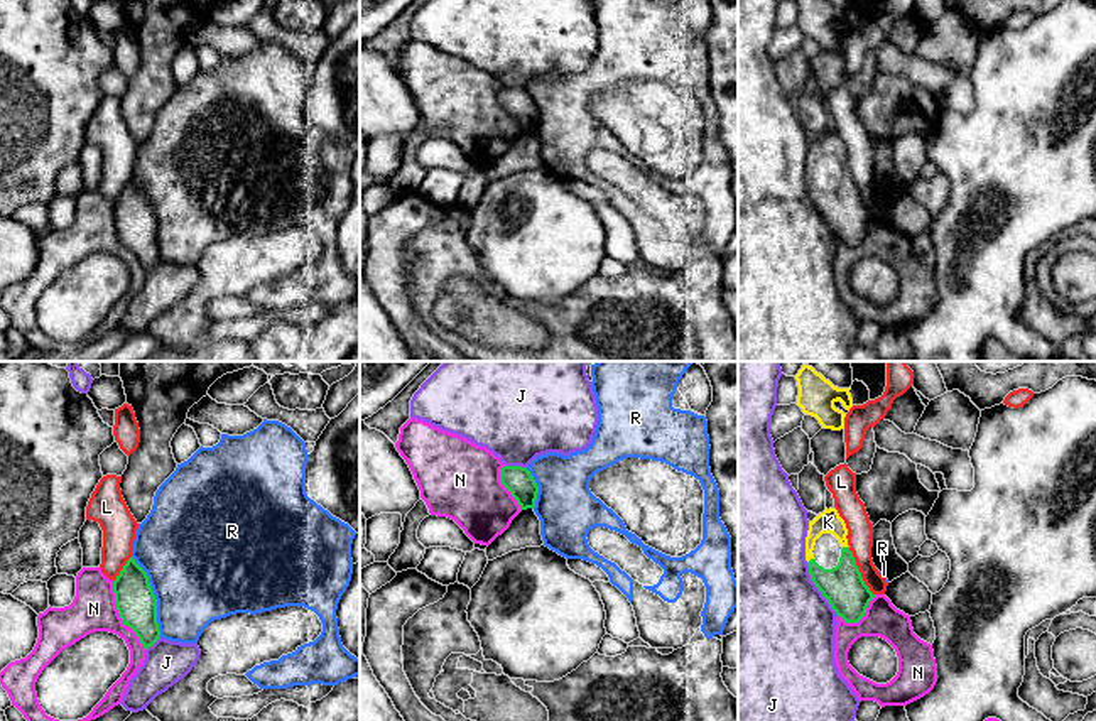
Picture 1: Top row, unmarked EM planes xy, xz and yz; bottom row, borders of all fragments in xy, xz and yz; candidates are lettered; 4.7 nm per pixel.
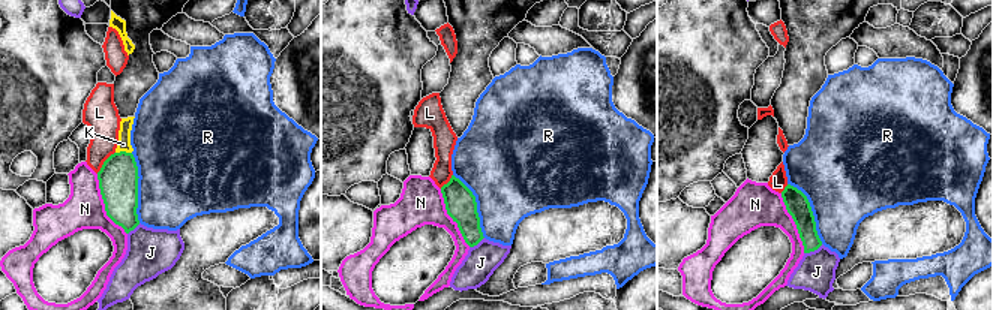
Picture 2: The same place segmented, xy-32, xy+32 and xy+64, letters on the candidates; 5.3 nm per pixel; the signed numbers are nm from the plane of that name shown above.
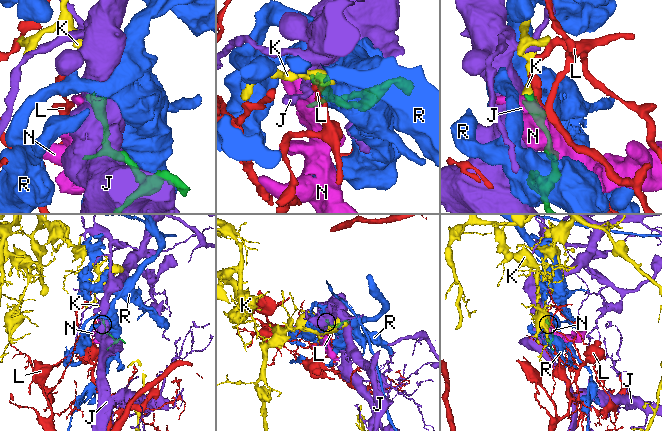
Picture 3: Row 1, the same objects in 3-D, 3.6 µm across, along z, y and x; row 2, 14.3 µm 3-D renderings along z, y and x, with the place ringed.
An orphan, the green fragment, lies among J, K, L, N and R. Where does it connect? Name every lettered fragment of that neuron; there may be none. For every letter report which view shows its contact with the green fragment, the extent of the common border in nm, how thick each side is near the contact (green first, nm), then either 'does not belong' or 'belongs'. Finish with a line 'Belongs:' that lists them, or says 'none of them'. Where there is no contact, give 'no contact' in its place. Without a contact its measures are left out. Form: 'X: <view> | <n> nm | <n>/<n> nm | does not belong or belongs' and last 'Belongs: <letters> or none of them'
J: yz | 300 nm | 200/500 nm | does not belong
K: yz | 30 nm | 200/110 nm | belongs
L: yz | 260 nm | 200/130 nm | does not belong
N: xy | 360 nm | 190/220 nm | does not belong
R: xy | 400 nm | 190/480 nm | does not belong
Belongs: K

